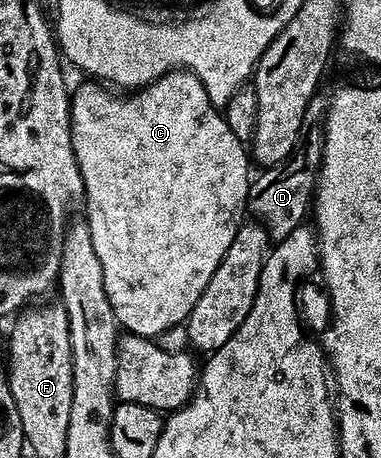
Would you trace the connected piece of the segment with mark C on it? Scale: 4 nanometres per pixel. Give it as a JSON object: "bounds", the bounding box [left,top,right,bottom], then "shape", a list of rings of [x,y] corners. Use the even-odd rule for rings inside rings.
{"bounds":[70,70,252,339],"shape":[[[172,70],[150,86],[141,87],[129,96],[122,97],[126,99],[117,96],[122,97],[113,89],[94,80],[86,80],[78,91],[76,89],[73,91],[70,103],[72,148],[82,177],[82,192],[84,203],[86,202],[84,217],[92,232],[92,244],[96,248],[100,268],[104,268],[104,292],[108,292],[108,304],[112,304],[112,312],[123,331],[153,339],[160,332],[185,323],[192,308],[196,308],[196,300],[200,300],[200,292],[208,288],[208,280],[212,280],[212,272],[220,268],[224,260],[224,252],[228,252],[228,244],[232,244],[248,210],[252,158],[243,142],[236,140],[235,134],[229,130],[223,111],[214,106],[212,100],[208,100],[208,92],[204,84],[200,84],[198,77],[191,74],[189,70]]]}

